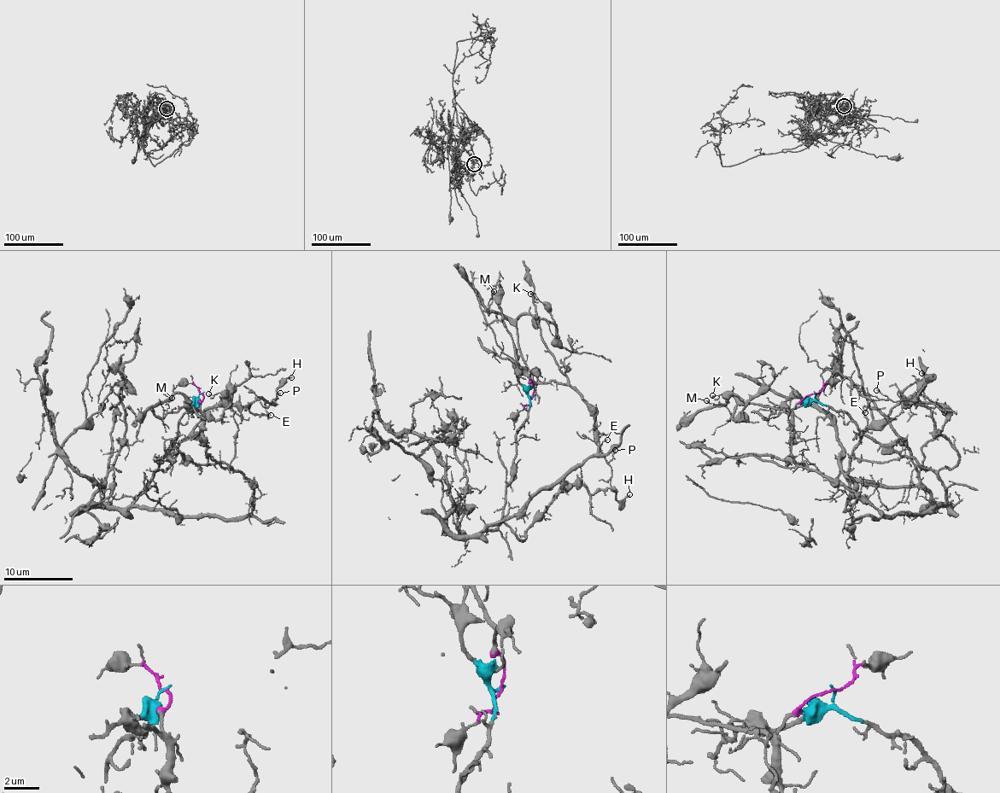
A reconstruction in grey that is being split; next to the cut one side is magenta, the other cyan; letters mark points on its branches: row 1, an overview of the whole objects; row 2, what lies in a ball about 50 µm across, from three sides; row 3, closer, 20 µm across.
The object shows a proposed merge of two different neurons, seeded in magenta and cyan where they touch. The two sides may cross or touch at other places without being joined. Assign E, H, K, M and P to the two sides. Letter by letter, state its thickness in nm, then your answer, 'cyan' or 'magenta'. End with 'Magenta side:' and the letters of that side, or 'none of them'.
E: 90 nm thick; cyan
H: 160 nm thick; cyan
K: 130 nm thick; magenta
M: 120 nm thick; magenta
P: 120 nm thick; cyan
Magenta side: K, M

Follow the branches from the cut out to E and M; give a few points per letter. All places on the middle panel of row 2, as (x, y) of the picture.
E: (531, 396), (515, 437), (502, 521), (518, 539), (560, 492), (610, 486), (601, 448), (607, 439)
M: (531, 396), (534, 381), (518, 347), (517, 329), (489, 309), (494, 290)

